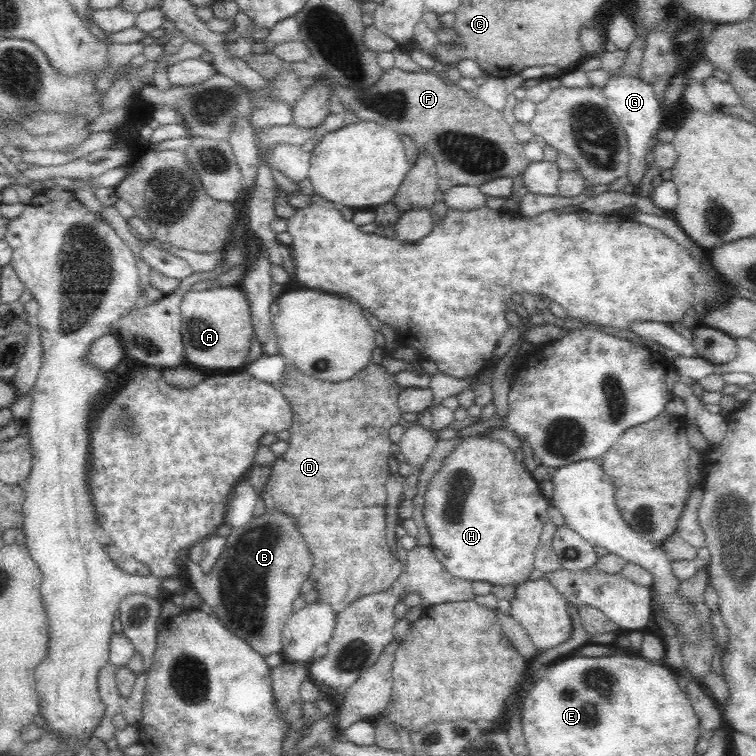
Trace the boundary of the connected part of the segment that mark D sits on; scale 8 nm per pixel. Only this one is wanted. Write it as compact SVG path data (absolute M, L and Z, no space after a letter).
M286 360L284 374L279 382L272 385L280 390L290 407L292 407L292 426L288 428L290 431L290 441L288 444L288 452L282 457L278 457L273 462L270 469L269 480L263 486L258 494L265 502L266 511L284 511L288 515L292 515L292 519L296 521L296 528L300 529L304 541L308 545L308 550L312 553L312 572L308 574L308 578L316 581L315 589L318 591L318 600L320 603L328 603L334 609L336 616L341 613L354 599L360 599L364 596L386 592L395 582L396 577L401 573L402 565L400 561L390 552L390 547L386 543L386 480L390 476L390 457L393 456L392 442L389 437L389 428L398 424L401 418L401 408L398 404L399 393L401 392L394 374L386 371L381 364L369 363L359 374L356 374L351 380L342 380L341 382L329 382L319 380L312 376L307 376L299 372L299 370Z

